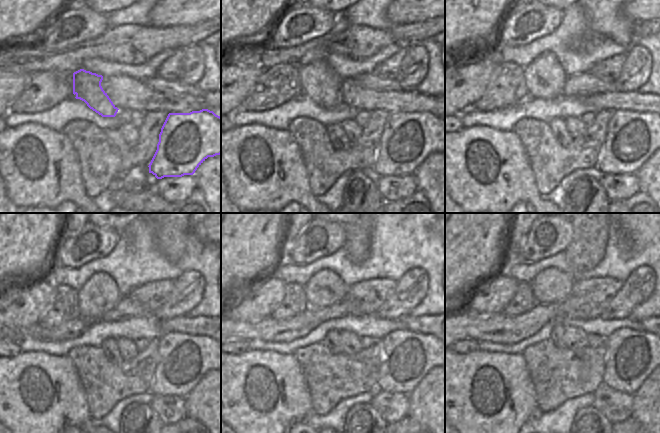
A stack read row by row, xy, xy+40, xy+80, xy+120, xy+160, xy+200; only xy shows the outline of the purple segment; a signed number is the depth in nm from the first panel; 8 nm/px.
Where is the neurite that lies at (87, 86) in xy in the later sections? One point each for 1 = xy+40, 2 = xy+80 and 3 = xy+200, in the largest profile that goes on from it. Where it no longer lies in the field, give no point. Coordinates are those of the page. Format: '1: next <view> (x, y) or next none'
1: next xy+40 (319, 82)
2: next xy+80 (544, 77)
3: next xy+200 (551, 286)

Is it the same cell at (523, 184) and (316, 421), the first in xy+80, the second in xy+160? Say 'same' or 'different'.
different

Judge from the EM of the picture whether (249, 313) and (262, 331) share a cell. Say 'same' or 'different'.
different

